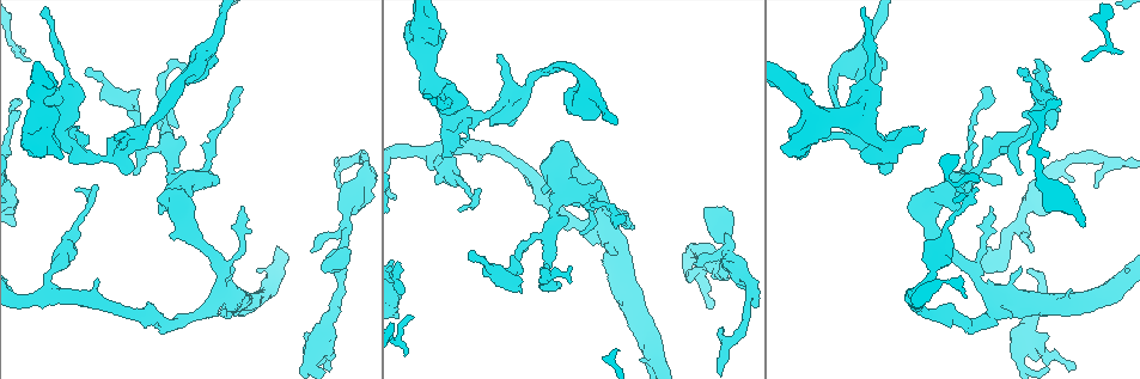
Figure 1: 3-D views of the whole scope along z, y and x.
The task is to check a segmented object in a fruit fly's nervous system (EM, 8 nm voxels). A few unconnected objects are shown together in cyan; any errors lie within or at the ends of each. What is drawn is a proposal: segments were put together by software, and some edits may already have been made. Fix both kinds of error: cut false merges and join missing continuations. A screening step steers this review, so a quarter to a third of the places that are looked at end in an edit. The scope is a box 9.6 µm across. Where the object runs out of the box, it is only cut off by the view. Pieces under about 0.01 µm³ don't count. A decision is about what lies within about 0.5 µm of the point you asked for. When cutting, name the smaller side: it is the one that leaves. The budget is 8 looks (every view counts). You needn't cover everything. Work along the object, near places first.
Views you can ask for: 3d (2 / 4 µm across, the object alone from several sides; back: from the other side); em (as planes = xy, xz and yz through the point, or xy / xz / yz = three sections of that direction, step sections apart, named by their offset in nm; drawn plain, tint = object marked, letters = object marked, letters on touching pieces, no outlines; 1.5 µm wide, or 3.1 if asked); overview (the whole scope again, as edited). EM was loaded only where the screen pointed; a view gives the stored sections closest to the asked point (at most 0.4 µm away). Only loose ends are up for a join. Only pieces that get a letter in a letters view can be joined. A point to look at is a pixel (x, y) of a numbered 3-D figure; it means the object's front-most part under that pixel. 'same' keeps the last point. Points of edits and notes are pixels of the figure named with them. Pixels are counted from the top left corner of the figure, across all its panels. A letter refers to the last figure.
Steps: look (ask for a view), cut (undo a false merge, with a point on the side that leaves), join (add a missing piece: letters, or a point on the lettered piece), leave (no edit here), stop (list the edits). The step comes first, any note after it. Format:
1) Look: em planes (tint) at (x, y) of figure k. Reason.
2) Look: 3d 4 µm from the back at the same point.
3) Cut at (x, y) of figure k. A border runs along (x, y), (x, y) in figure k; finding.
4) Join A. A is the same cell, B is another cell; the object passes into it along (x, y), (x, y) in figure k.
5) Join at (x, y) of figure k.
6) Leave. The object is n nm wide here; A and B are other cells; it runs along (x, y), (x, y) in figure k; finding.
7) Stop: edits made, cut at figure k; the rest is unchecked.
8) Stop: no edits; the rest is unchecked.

Look: em xy step 8 (tint) at (338, 187) of figure 1. Free end.

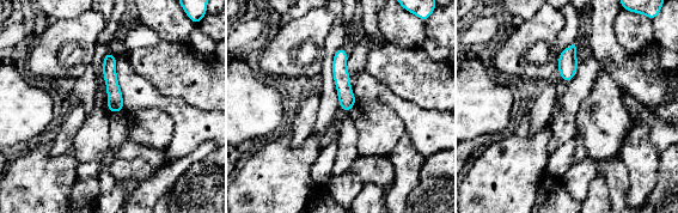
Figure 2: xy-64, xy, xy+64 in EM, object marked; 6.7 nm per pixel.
Look: em planes (letters) at the same point.

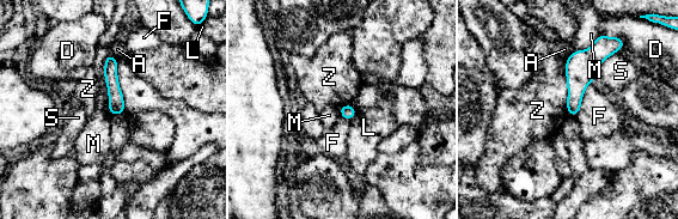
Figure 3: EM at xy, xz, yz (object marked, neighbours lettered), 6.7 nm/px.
Leave. The object is 100 nm wide here; A, D, F, L, M, S and Z are other cells; it runs along (110, 58), (110, 77), (121, 111) in figure 3; none of them fits.

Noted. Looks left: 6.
Look: 3d 4 µm at (991, 208) of figure 1. An open end.

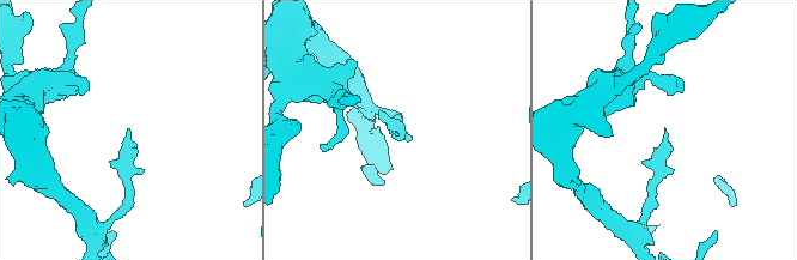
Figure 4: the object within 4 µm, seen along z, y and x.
Look: em xz step 8 (letters) at (665, 129) of figure 4. Shape alone is not enough.

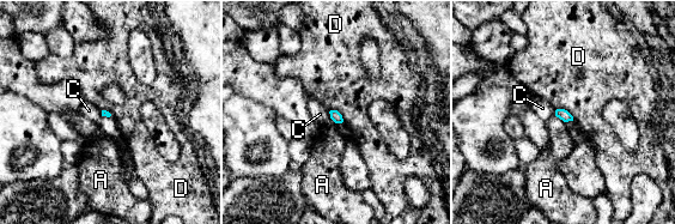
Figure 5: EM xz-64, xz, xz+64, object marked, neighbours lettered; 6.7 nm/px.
Look: em planes (letters) at the same point. Another direction.

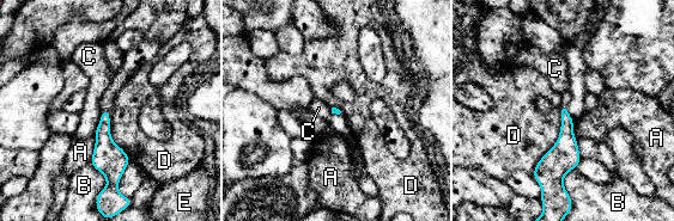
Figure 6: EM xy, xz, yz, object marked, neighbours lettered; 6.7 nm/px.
Leave. The longest contact is with D, 480 nm; A, B, C, D and E are other cells; a border runs along (563, 109), (558, 140), (532, 173) in figure 6; none of them fits.

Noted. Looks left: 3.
Look: em xy step 8 (letters) at (306, 332) of figure 1. An open end.

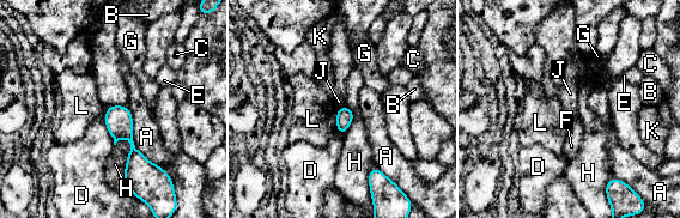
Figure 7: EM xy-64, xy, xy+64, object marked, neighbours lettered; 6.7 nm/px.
Look: em planes (letters) at the same point.

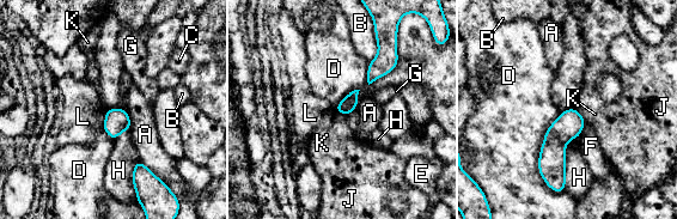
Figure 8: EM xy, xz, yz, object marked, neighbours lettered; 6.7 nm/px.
Leave. A, B, C, D, E, F, G, H, J, K and L are other cells; no lettered piece goes on from it.

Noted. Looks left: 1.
Stop: no edits; the rest is unchecked.

